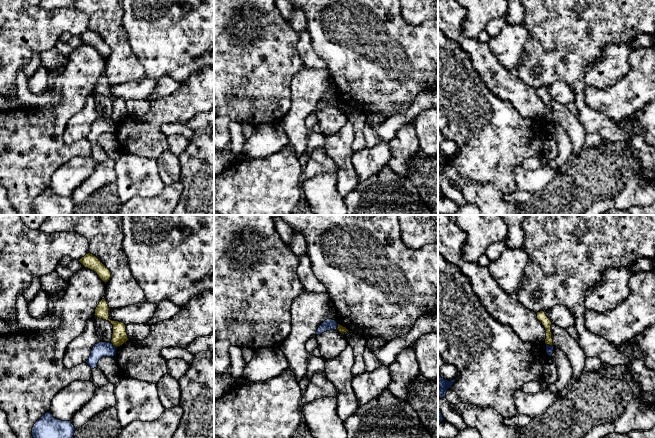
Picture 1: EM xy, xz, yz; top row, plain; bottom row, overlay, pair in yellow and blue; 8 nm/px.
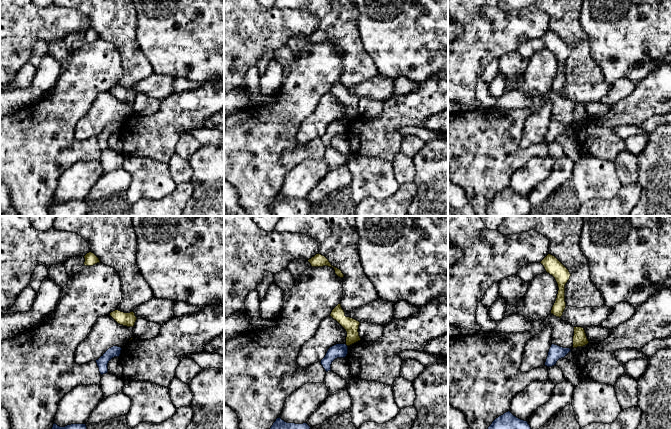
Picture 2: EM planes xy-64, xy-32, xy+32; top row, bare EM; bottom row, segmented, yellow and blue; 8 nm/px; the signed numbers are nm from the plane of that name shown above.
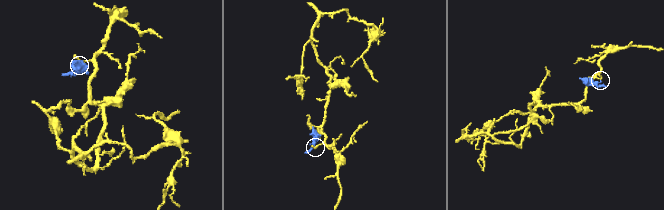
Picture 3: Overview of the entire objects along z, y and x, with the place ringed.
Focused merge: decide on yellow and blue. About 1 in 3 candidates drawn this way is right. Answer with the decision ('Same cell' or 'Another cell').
Another cell

